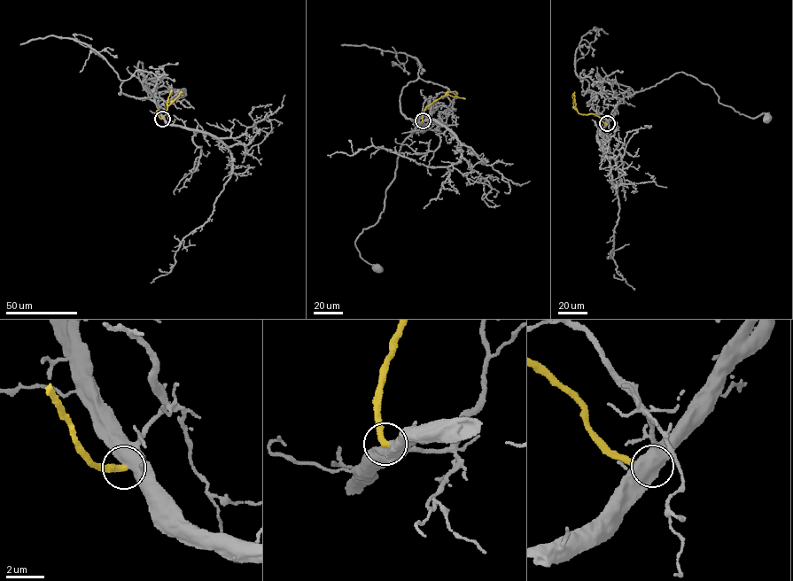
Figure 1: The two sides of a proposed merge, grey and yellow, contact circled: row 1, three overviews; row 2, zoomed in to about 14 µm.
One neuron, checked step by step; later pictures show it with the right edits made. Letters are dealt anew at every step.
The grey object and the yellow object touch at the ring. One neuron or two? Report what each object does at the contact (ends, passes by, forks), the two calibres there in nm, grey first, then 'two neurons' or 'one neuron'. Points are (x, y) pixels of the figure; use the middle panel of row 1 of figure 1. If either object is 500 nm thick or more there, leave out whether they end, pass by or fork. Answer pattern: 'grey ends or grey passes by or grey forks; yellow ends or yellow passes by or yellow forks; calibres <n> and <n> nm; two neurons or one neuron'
calibres 800 and 360 nm; two neurons

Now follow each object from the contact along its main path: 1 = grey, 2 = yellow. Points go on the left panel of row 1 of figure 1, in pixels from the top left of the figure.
1: (162, 119), (140, 81), (138, 61), (157, 88), (149, 98), (156, 91), (182, 94)
2: (162, 119), (157, 112), (166, 112), (182, 92)

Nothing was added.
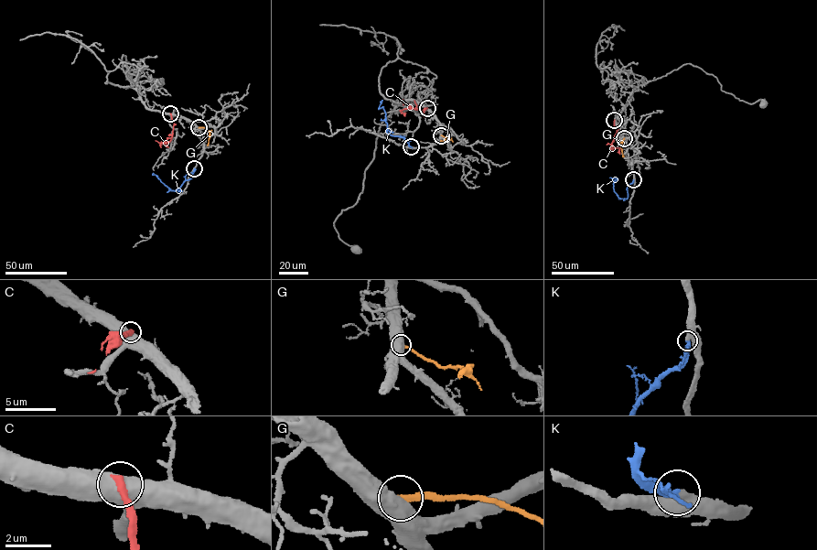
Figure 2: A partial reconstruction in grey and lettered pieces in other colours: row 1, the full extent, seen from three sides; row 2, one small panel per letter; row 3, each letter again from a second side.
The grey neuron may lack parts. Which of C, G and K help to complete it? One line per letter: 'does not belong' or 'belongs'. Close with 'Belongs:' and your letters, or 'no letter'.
C: does not belong
G: does not belong
K: belongs
Belongs: K

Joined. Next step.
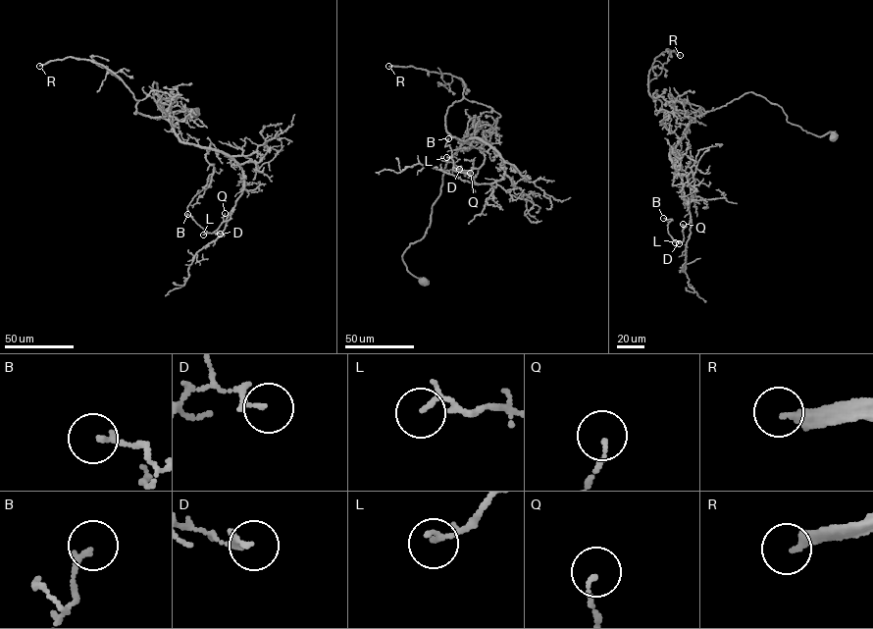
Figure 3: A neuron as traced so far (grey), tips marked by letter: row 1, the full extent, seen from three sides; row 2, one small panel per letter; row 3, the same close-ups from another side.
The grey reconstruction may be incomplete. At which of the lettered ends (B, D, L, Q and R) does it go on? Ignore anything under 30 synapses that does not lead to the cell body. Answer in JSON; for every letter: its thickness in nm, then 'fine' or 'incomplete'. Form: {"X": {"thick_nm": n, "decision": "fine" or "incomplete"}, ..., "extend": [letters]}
{"B": {"thick_nm": 160, "decision": "fine"}, "D": {"thick_nm": 150, "decision": "fine"}, "L": {"thick_nm": 140, "decision": "fine"}, "Q": {"thick_nm": 100, "decision": "fine"}, "R": {"thick_nm": 320, "decision": "incomplete"}, "extend": ["R"]}

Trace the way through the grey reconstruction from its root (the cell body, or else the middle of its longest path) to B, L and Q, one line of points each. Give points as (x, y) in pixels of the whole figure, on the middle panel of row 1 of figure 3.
B: (424, 283), (402, 254), (430, 227), (448, 160), (482, 139), (504, 175), (479, 183), (455, 171), (448, 138)
L: (424, 283), (402, 254), (430, 227), (448, 160), (482, 139), (500, 155), (504, 175), (479, 183), (446, 157)
Q: (424, 283), (402, 254), (430, 227), (446, 163), (482, 139), (503, 178), (479, 183), (470, 173)

